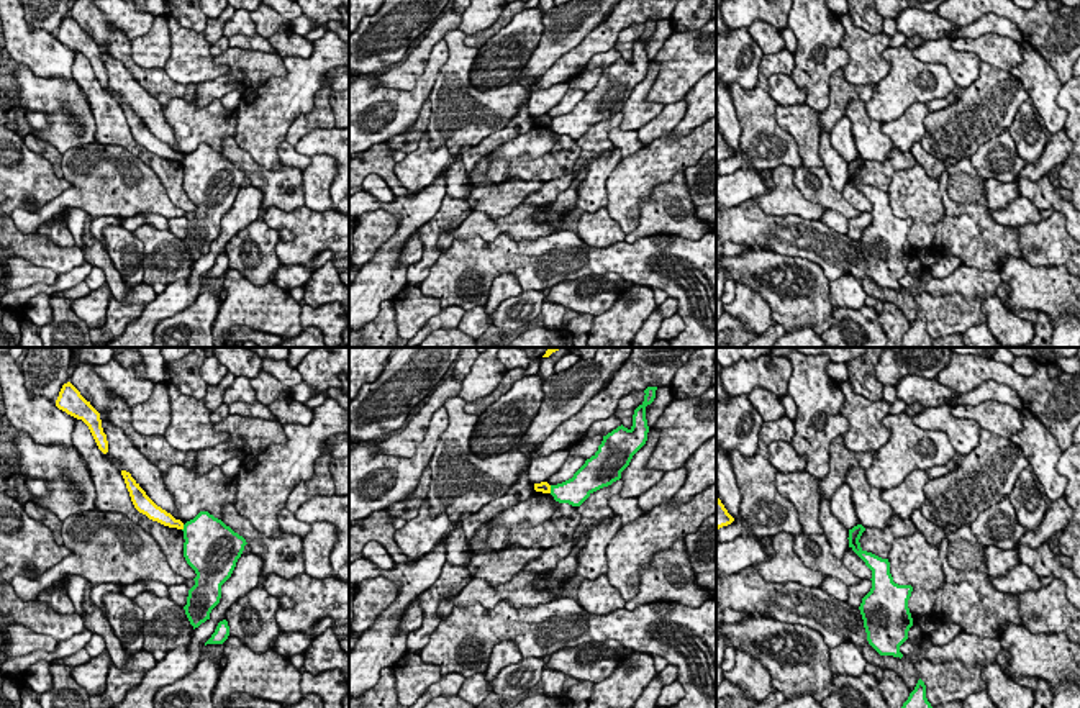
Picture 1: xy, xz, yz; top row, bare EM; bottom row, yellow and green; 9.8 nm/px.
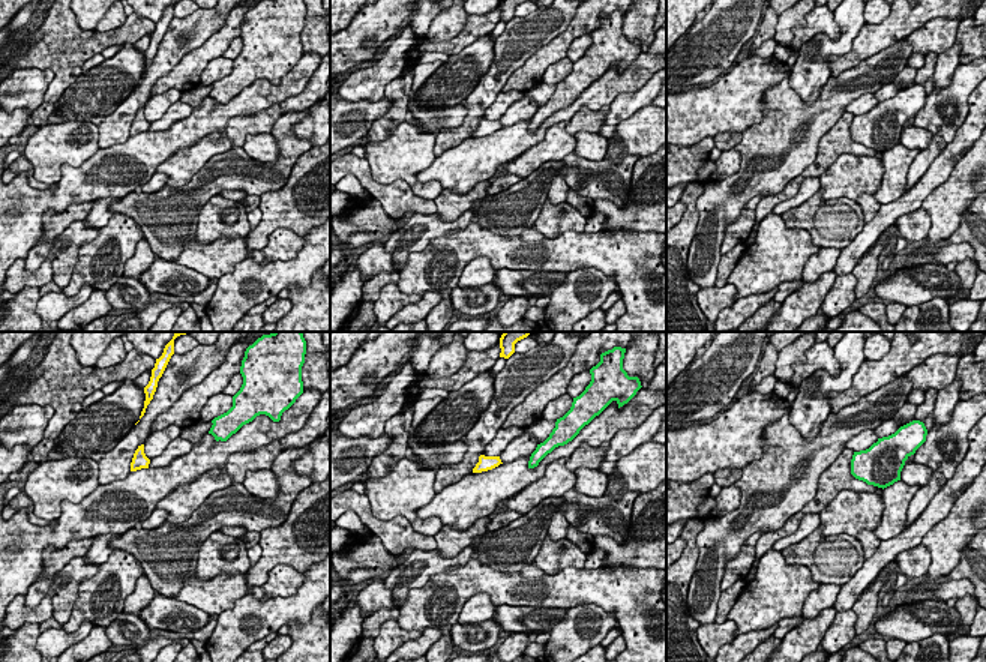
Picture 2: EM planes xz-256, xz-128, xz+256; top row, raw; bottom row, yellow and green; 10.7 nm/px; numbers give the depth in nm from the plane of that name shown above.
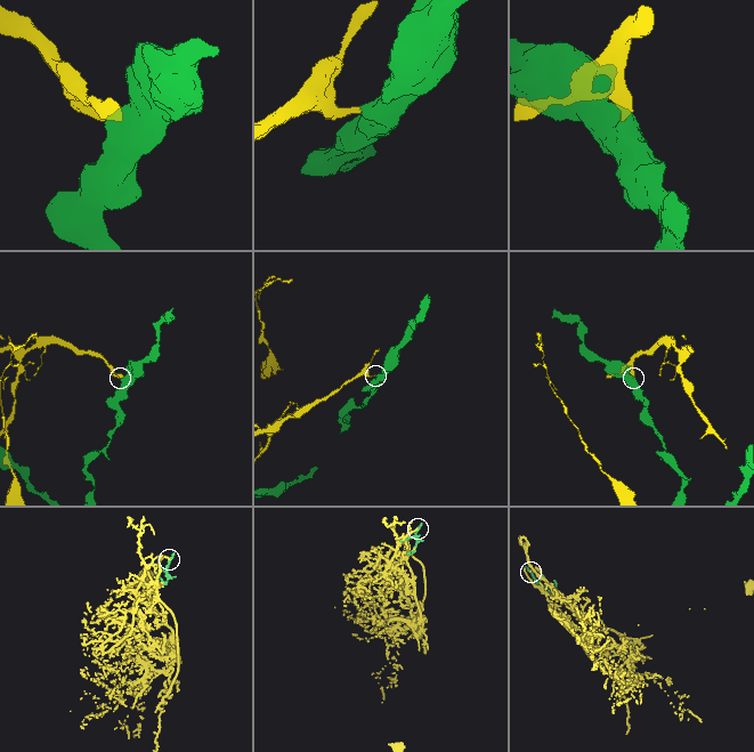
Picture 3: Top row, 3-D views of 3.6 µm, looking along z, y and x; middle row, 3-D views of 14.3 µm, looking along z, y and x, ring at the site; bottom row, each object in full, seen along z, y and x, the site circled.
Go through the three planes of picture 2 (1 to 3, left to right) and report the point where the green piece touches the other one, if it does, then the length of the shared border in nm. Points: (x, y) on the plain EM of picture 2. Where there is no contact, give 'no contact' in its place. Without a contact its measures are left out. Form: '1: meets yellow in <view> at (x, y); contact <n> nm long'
1: no contact
2: no contact
3: no contact

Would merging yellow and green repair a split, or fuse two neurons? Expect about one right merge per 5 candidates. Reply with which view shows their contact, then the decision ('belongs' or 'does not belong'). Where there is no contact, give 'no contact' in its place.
contact in xy; does not belong

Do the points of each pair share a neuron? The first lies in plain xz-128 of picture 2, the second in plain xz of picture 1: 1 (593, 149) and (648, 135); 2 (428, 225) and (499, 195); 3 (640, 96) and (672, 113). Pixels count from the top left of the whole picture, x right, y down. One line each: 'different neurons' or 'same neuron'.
1: different neurons
2: different neurons
3: same neuron

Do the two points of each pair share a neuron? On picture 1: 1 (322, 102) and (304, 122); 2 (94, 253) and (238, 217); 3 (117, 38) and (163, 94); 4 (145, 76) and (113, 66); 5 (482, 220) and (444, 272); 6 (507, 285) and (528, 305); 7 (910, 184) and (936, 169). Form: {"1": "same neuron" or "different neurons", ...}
{"1": "same neuron", "2": "different neurons", "3": "same neuron", "4": "different neurons", "5": "different neurons", "6": "different neurons", "7": "different neurons"}

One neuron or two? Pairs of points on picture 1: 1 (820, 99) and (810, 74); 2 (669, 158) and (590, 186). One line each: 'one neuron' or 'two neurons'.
1: one neuron
2: two neurons

